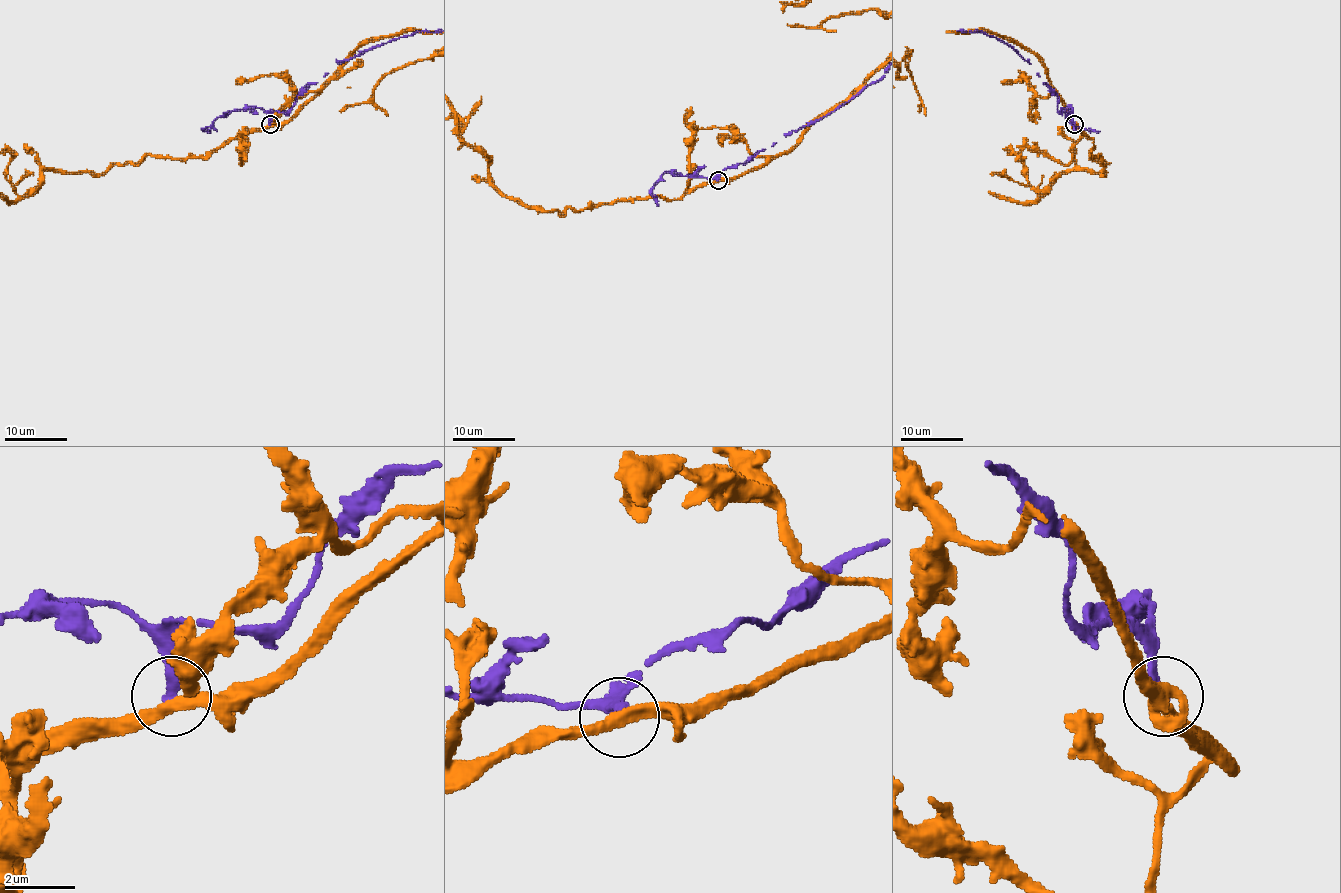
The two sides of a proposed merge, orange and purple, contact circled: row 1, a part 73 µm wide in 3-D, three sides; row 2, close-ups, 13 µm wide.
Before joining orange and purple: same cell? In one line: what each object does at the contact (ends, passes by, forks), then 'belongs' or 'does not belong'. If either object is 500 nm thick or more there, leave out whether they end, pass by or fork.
orange passes by; purple ends; does not belong

